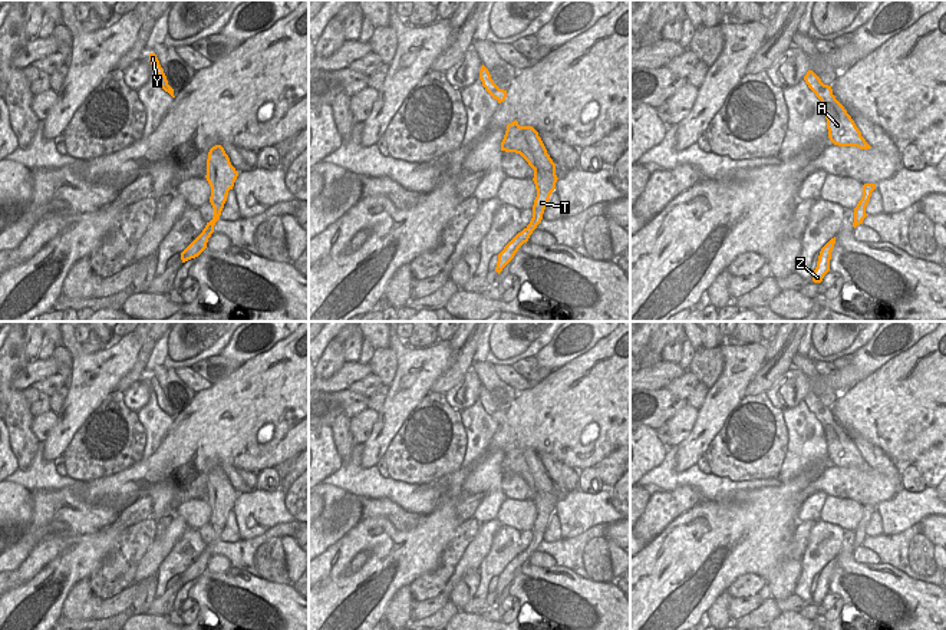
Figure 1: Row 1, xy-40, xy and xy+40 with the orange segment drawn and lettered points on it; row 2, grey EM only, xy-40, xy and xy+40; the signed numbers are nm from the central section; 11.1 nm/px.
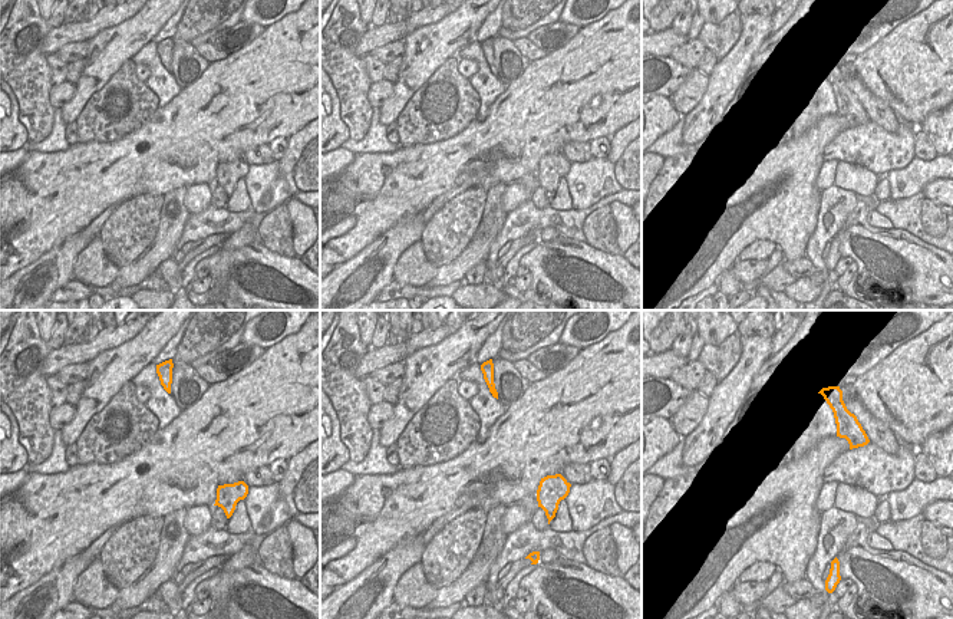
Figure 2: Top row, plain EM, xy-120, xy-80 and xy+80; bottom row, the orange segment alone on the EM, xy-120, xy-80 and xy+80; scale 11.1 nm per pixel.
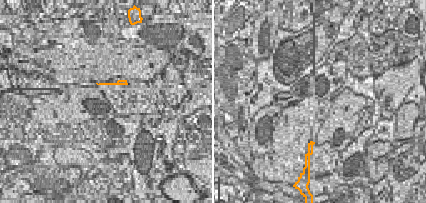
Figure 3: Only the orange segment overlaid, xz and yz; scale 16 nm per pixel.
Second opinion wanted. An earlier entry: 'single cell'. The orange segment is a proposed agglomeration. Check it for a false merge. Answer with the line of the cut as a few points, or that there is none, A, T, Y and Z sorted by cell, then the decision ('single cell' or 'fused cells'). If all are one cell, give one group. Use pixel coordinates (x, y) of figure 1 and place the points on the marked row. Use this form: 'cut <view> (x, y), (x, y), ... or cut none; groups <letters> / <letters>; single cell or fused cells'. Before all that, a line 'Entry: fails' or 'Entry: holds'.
Entry: holds
cut none; groups A T Y Z; single cell

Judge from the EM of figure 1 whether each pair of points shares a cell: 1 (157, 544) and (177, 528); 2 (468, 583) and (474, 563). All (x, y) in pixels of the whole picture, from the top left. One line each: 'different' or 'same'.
1: same
2: different

